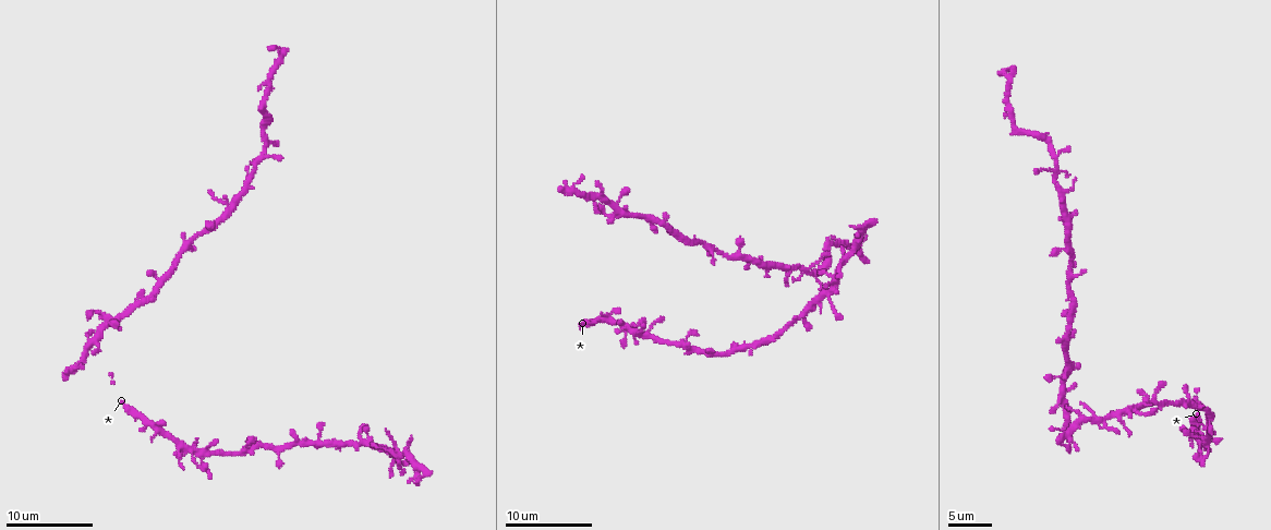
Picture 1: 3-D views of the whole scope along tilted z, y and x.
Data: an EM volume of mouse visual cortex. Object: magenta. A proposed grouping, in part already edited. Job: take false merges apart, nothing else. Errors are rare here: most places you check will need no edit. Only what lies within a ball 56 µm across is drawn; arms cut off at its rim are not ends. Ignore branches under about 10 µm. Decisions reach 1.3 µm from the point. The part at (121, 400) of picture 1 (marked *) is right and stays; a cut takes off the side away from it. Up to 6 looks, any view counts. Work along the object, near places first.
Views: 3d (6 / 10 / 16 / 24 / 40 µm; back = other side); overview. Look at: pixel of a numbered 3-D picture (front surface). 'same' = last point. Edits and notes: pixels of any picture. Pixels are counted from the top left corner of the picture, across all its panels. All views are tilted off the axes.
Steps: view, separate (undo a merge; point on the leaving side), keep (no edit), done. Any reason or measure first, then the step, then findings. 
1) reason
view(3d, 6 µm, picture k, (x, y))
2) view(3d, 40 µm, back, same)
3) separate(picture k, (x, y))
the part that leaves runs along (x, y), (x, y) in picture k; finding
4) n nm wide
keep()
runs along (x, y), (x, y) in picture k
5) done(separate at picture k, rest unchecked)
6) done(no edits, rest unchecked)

looks like a crossing
view(3d, 10 µm, picture 1, (620, 209))

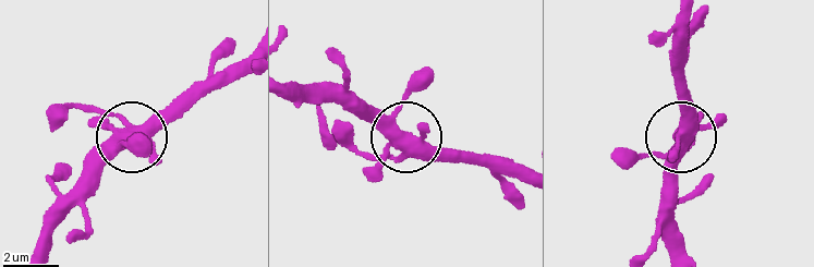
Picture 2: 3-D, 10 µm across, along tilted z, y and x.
other side
view(3d, 10 µm, back, picture 2, (403, 135))

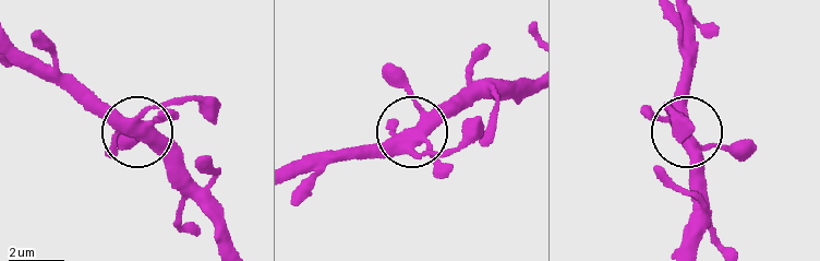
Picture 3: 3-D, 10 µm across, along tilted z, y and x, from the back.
5 arms
keep()
continuous, no second neuron

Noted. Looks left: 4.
calibre changes
view(3d, 6 µm, picture 1, (798, 317))

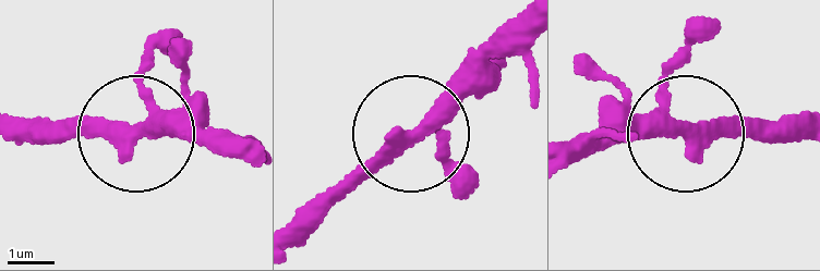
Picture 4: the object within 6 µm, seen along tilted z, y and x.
keep()
runs along (296, 247), (486, 42) in picture 4; one neuron here

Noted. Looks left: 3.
view(3d, 10 µm, picture 1, (759, 263))

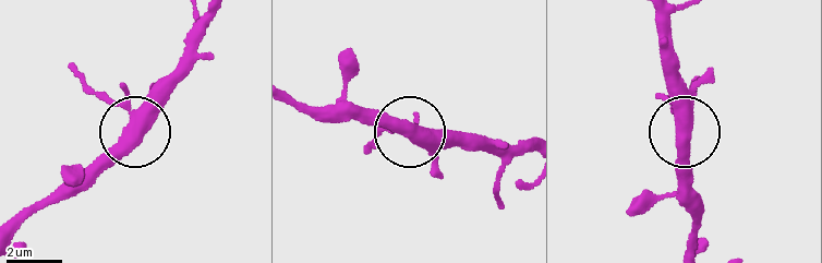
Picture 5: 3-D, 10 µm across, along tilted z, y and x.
closer look
view(3d, 6 µm, picture 5, (130, 123))

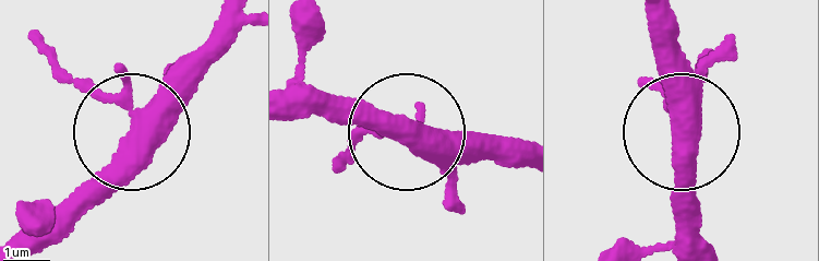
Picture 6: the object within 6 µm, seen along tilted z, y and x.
4 arms
keep()
runs along (19, 248), (221, 36) in picture 6; all the same neuron

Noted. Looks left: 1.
done(no edits, rest unchecked)

